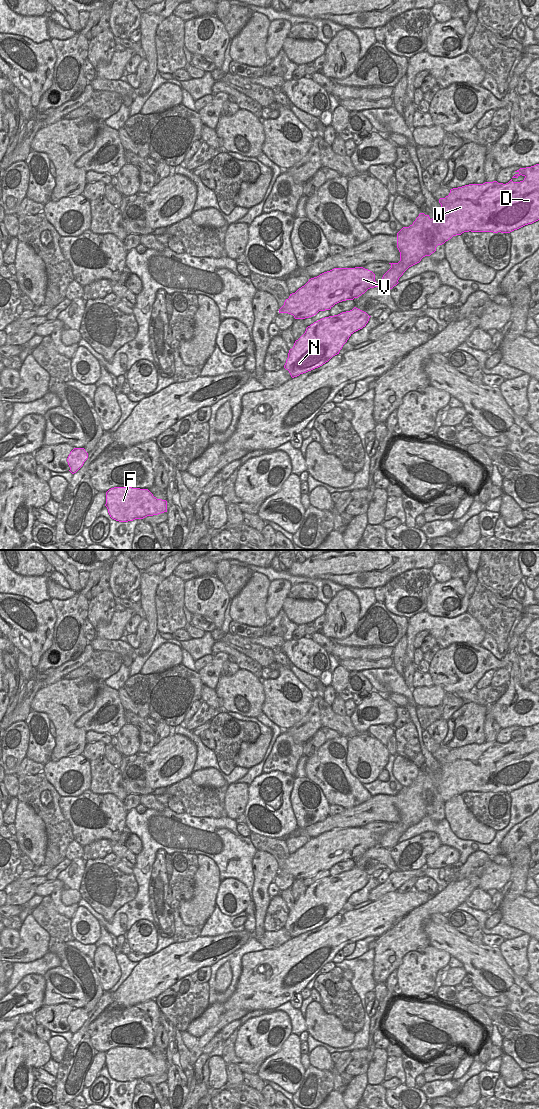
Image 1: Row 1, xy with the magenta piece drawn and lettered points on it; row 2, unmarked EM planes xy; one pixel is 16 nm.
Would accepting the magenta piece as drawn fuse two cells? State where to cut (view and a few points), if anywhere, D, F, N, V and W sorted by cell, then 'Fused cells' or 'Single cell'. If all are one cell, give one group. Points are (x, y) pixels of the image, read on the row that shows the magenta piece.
Split along xy (379, 283), (381, 286). Groups: D F N W / V. Fused cells

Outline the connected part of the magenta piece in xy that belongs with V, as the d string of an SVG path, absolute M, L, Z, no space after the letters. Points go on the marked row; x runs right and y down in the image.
M363 267L334 268L309 279L304 286L290 294L284 305L279 309L279 313L291 314L295 319L309 318L319 311L330 310L339 302L358 298L368 289L374 287L381 287L381 284L375 281L375 274L368 269Z

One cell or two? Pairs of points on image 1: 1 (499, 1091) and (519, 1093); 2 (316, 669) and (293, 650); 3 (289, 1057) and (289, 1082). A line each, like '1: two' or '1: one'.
1: one
2: one
3: one

